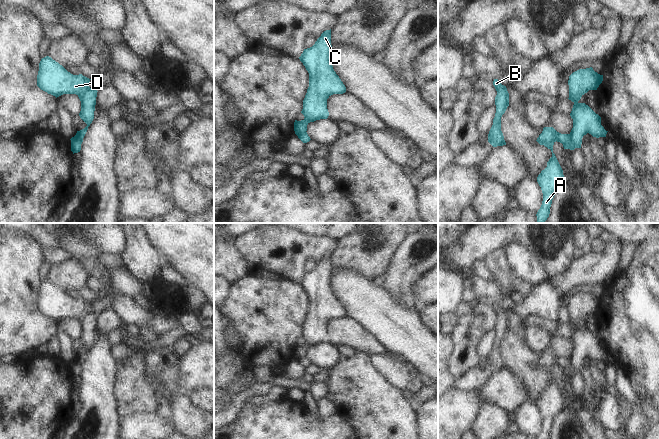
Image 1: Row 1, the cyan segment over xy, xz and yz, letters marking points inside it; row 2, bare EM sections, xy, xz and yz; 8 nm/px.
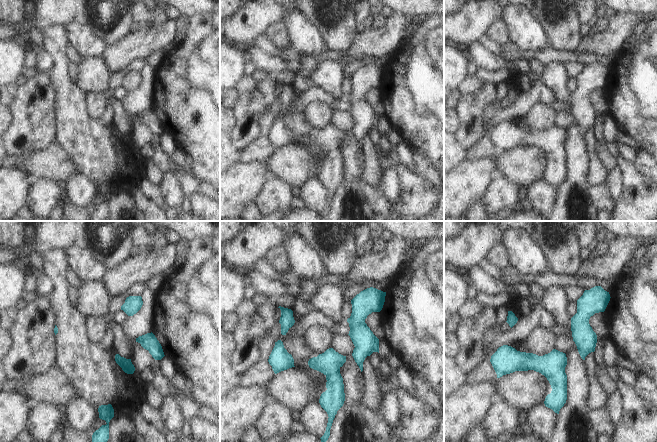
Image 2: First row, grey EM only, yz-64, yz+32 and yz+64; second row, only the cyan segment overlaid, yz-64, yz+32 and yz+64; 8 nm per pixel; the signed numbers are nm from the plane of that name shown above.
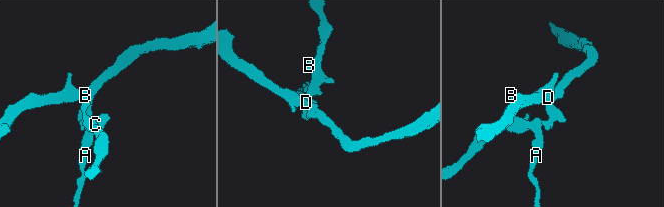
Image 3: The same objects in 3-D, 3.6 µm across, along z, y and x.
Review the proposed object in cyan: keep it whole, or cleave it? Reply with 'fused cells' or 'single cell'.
fused cells

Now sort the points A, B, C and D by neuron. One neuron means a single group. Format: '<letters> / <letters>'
A B C / D

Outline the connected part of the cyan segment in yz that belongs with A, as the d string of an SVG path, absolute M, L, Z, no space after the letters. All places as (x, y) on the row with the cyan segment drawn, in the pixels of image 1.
M544 127L542 133L536 140L540 145L544 145L552 152L552 157L547 162L547 167L541 171L537 177L537 182L541 187L543 193L543 201L540 209L538 210L537 223L545 223L550 214L550 207L555 193L563 185L563 170L553 153L554 143L560 142L563 144L564 149L574 150L575 146L571 141L569 134L561 134L553 127Z

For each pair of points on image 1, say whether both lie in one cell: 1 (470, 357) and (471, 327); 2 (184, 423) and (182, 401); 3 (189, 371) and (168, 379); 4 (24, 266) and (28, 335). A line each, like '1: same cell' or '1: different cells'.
1: same cell
2: same cell
3: different cells
4: same cell

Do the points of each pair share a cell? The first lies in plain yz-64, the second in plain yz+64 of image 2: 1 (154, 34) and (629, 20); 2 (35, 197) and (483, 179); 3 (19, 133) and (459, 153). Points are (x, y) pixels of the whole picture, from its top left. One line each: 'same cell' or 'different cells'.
1: same cell
2: different cells
3: different cells

